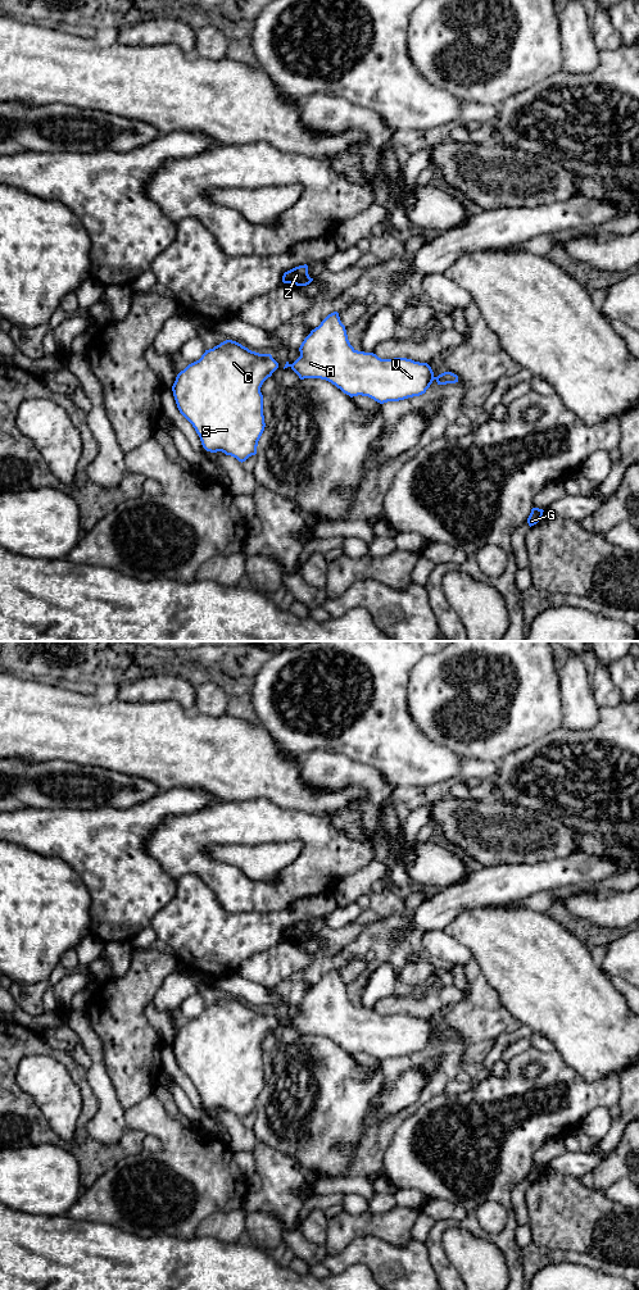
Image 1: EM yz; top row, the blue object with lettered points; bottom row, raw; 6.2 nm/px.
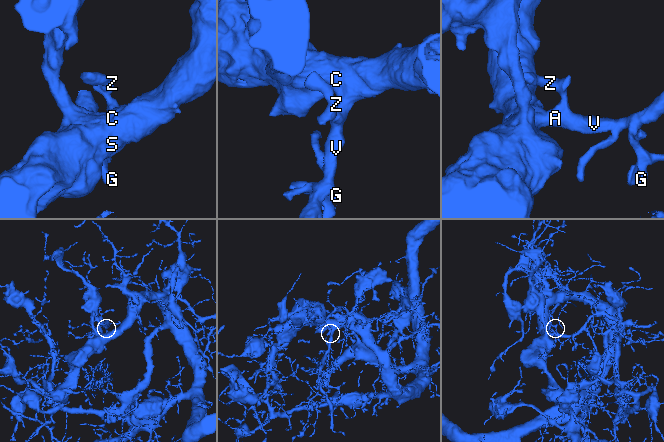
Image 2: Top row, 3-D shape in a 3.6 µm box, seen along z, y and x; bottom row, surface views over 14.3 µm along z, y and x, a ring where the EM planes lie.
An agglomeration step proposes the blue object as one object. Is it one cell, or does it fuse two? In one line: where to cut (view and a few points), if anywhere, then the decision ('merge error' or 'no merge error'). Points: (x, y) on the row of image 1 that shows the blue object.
cut none; no merge error

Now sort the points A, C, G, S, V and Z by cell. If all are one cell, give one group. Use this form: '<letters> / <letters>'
A C G S V Z

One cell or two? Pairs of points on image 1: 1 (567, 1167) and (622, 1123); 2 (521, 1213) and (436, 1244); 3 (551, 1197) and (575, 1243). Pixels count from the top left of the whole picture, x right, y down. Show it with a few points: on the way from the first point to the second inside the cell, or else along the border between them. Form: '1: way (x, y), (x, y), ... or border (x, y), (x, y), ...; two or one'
1: way (583, 1163), (590, 1161), (611, 1139); one
2: border (516, 1184), (512, 1189), (512, 1207), (517, 1226); two
3: way (561, 1208), (575, 1223), (575, 1231); one

